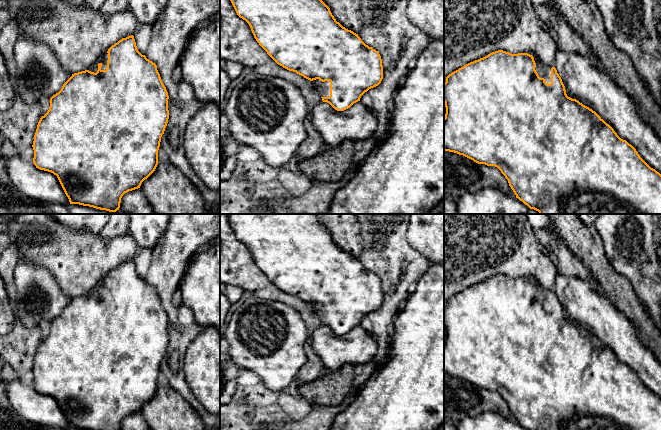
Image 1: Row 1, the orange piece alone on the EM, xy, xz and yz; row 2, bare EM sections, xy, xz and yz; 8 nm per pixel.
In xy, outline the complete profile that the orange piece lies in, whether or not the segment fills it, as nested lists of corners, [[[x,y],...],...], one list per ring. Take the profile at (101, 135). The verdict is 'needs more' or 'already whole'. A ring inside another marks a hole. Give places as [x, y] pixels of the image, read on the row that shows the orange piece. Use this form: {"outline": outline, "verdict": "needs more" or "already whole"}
{"outline": [[[133,35],[122,38],[112,45],[88,70],[72,74],[63,84],[61,90],[50,98],[49,110],[40,118],[34,135],[32,145],[34,150],[33,163],[36,168],[57,176],[70,204],[116,212],[120,208],[122,196],[129,191],[140,188],[142,182],[155,171],[159,163],[158,150],[169,119],[168,99],[168,92],[161,80],[156,64],[138,51]]], "verdict": "needs more"}

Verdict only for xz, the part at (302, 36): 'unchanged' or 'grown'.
grown

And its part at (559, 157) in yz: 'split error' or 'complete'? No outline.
split error

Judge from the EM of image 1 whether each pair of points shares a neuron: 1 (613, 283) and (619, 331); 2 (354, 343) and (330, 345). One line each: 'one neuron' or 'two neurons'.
1: two neurons
2: one neuron

